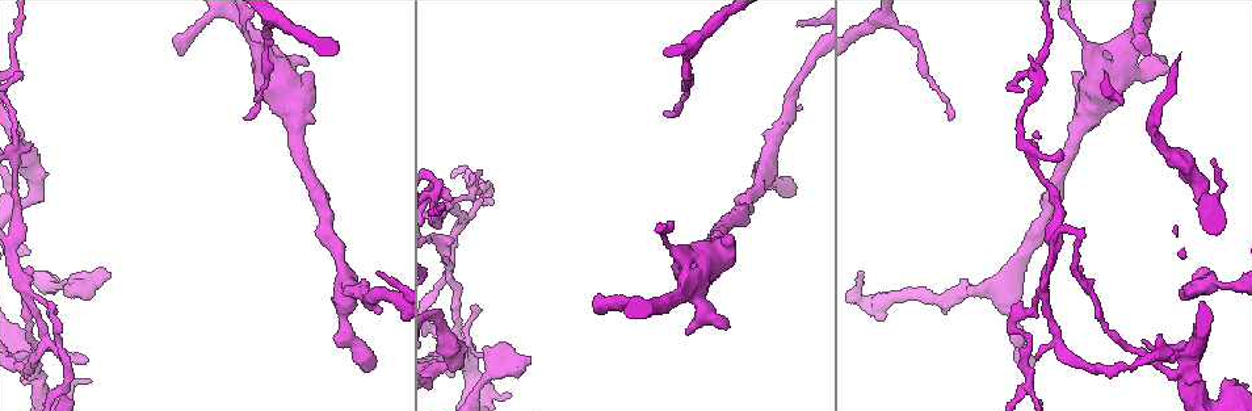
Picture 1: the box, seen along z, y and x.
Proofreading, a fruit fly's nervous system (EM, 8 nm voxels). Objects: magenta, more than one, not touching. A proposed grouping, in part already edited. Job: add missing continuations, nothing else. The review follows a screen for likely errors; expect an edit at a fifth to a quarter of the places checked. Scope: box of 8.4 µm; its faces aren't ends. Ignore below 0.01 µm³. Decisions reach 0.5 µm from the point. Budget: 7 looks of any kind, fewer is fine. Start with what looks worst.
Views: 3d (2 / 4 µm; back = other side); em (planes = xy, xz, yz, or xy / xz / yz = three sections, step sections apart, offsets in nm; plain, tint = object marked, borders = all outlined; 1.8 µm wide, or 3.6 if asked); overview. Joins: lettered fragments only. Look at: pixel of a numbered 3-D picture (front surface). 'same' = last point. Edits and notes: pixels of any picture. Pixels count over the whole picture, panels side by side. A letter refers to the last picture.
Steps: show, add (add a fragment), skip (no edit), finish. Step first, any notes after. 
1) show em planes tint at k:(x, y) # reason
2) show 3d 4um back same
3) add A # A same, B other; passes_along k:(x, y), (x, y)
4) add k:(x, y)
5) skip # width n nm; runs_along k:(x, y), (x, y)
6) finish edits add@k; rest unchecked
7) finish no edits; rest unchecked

show em planes plain at 1:(1151, 53) # branch stops here

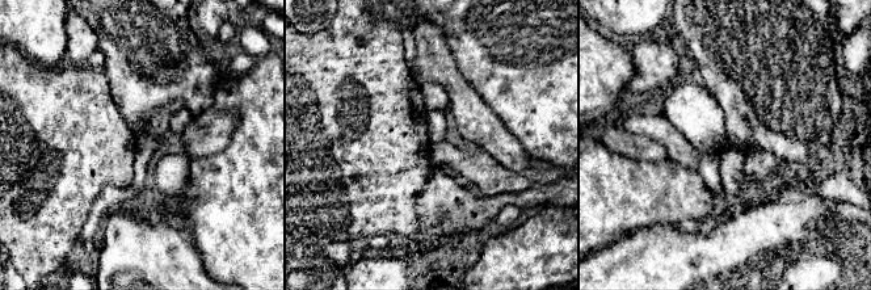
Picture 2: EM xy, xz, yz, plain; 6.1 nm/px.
show em planes tint same

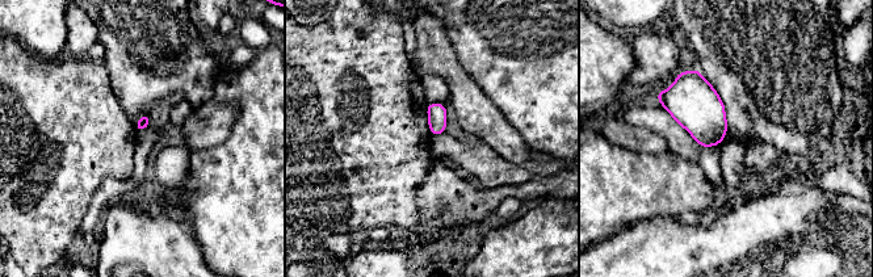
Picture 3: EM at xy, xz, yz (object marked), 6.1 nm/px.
show em planes borders same # what lies round it

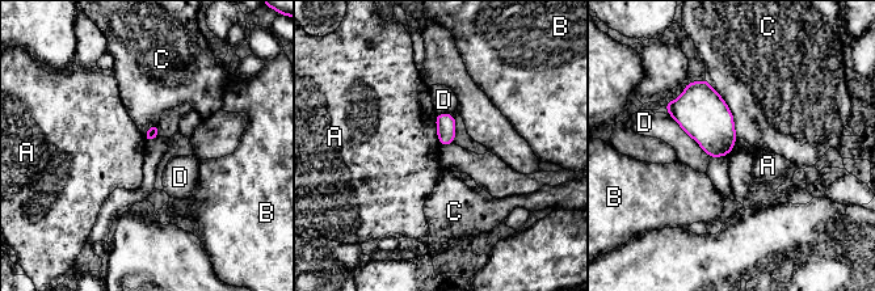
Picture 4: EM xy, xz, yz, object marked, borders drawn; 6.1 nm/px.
skip # A other, B other, C other, D other; border 4:(436, 114), (436, 134), (441, 144); none of them fits

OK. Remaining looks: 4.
show 3d 4um at 1:(791, 194) # free end

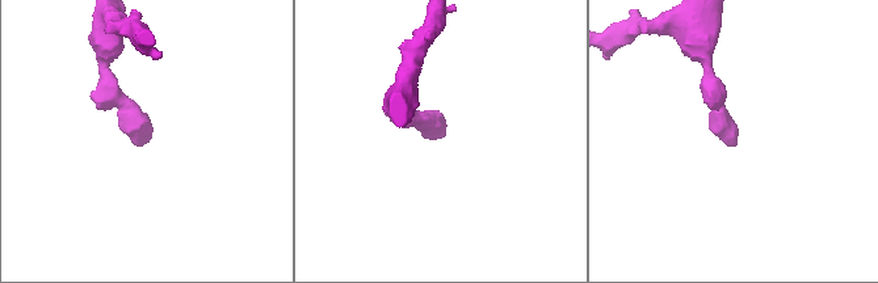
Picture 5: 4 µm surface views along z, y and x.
show em xy step 4 tint at 5:(734, 144)

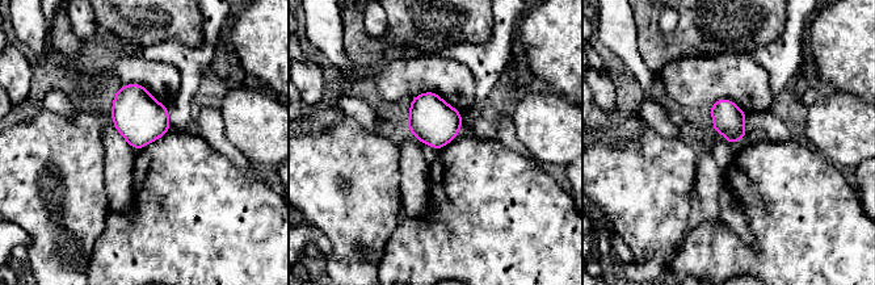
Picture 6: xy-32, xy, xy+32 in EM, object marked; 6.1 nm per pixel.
show em planes borders same

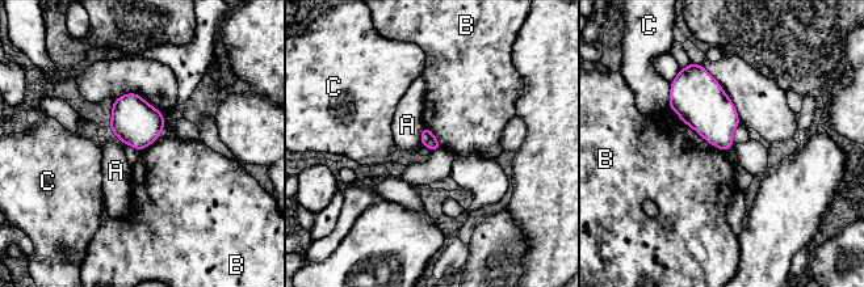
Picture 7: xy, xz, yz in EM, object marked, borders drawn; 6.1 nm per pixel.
skip # A other, B other, C other; no lettered fragment goes on from it

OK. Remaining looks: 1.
show em planes borders at 1:(110, 275) # an open end

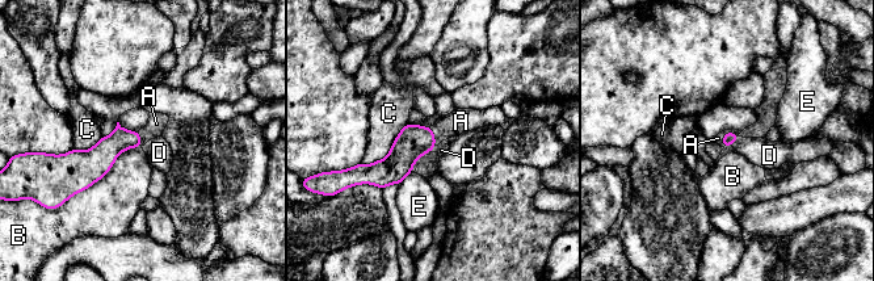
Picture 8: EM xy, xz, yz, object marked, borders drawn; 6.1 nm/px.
add A # longest_contact B 550 nm; A same, B other, C other, D other, E other; the neuron continues

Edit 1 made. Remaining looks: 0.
finish edits add@8; rest unchecked

